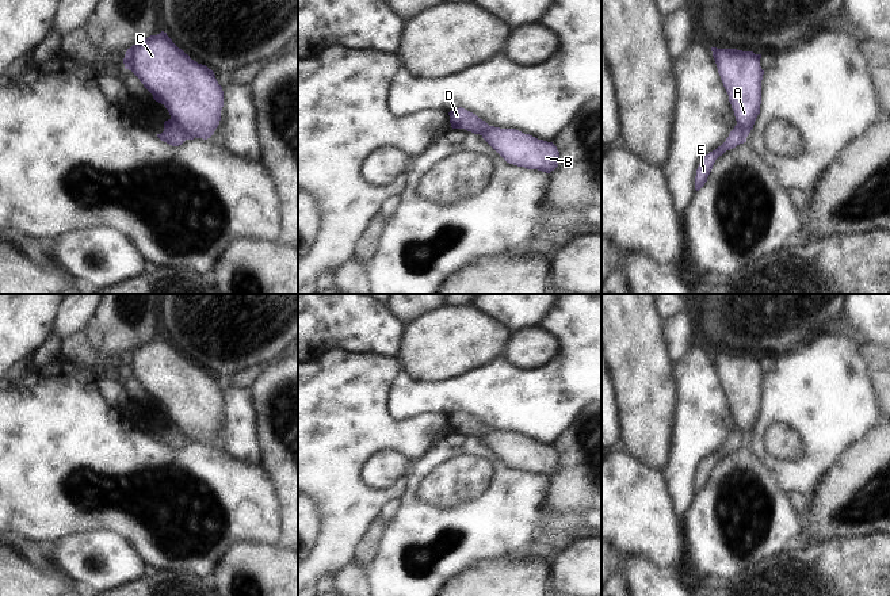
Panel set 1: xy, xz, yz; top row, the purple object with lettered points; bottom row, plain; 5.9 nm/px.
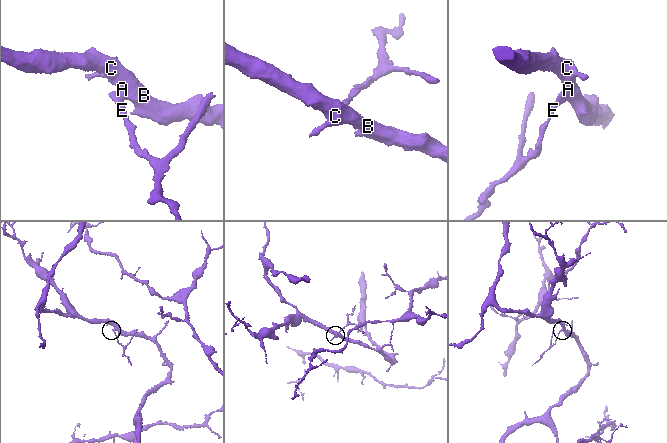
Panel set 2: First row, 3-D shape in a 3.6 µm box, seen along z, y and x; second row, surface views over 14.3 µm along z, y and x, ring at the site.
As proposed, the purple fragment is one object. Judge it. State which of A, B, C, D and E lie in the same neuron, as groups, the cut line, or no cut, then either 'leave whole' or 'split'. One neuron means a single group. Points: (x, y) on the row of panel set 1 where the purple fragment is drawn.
groups A B C / D E; cut xy (171, 117), (187, 138); split

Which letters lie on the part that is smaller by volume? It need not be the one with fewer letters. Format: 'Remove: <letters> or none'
Remove: D, E

